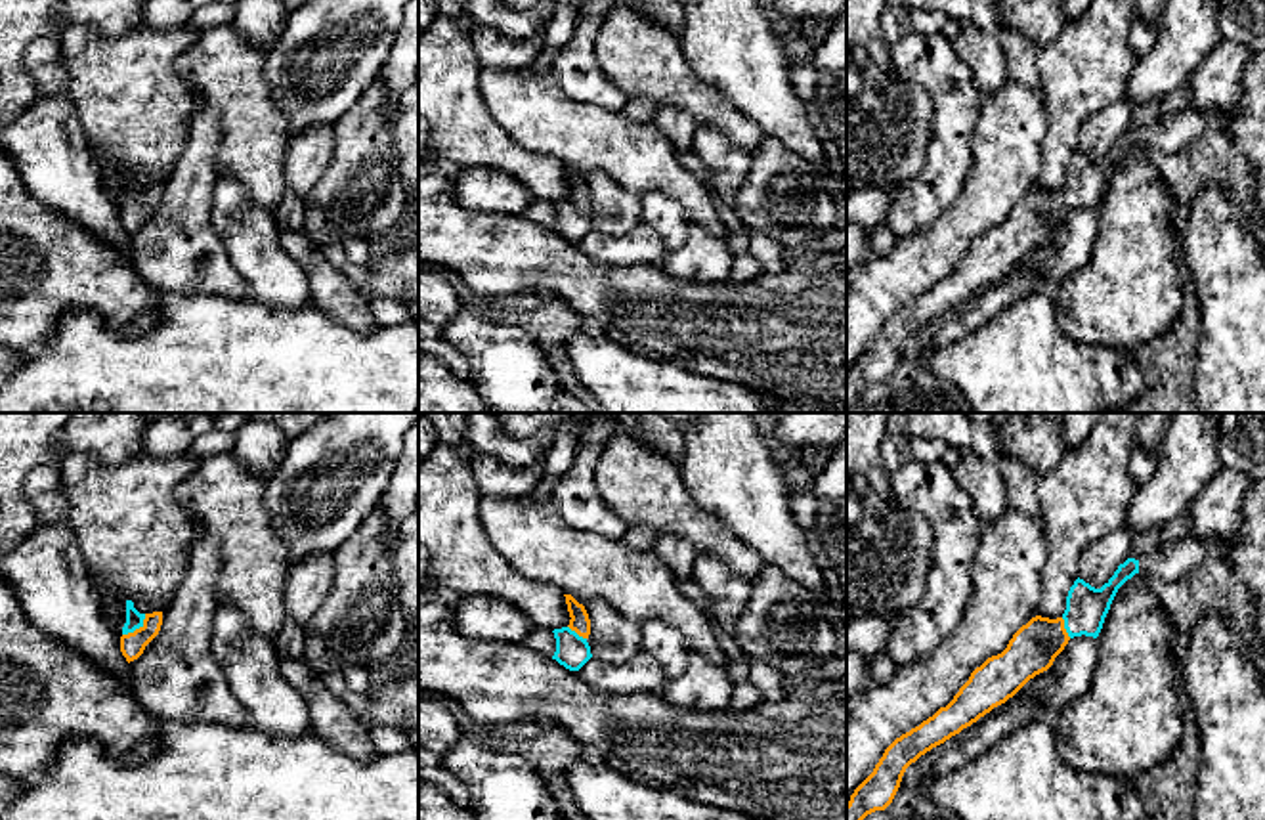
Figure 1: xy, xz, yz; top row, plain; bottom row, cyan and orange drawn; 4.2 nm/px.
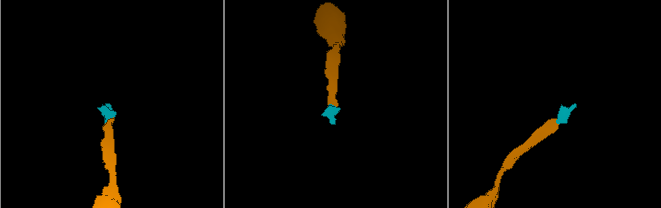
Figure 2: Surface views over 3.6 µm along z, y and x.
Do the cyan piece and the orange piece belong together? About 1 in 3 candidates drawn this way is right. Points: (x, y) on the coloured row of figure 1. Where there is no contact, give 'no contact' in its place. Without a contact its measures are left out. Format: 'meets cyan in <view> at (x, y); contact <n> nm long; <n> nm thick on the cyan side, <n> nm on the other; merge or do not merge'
meets cyan in xy at (136, 627); contact 140 nm long; 80 nm thick on the cyan side, 110 nm on the other; merge

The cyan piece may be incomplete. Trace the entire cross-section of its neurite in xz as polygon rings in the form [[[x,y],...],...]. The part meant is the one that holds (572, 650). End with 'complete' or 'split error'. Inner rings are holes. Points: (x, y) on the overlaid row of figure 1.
[[[564,594],[569,625],[554,629],[556,652],[552,659],[569,671],[579,671],[590,658],[590,646],[587,642],[590,635],[590,619],[583,604],[579,604],[571,594]]]; split error

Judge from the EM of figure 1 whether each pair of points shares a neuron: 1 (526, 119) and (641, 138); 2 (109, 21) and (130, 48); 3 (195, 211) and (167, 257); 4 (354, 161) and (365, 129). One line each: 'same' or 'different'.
1: same
2: different
3: same
4: same

